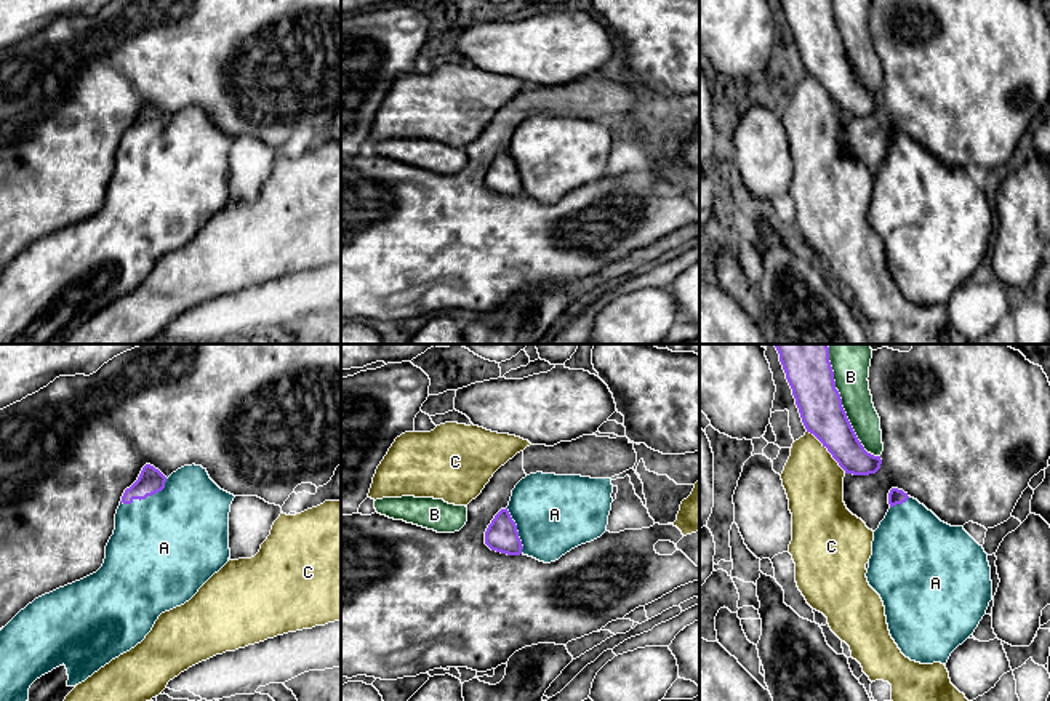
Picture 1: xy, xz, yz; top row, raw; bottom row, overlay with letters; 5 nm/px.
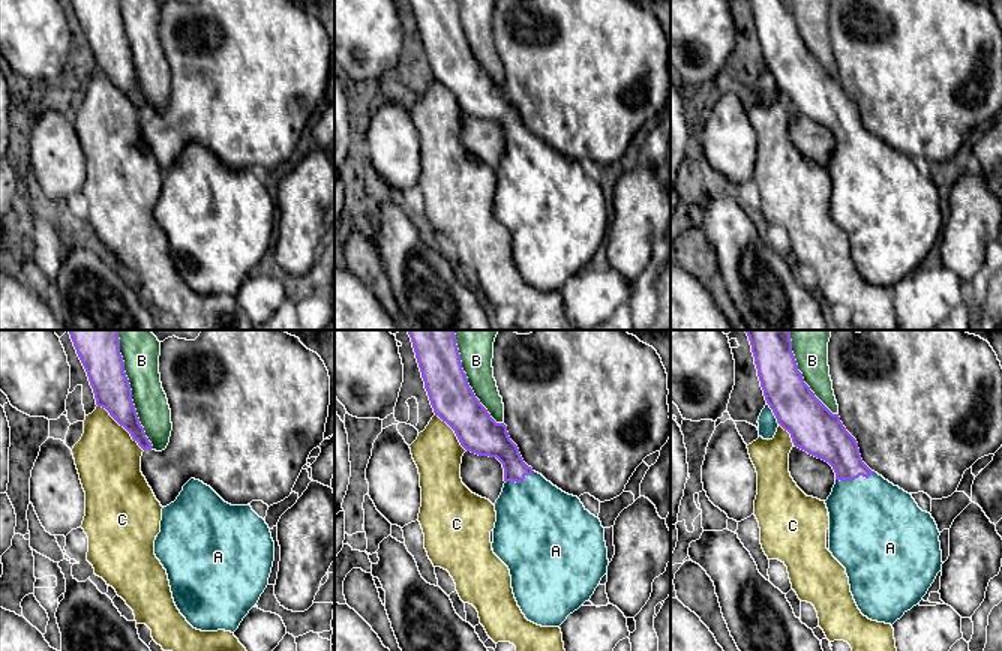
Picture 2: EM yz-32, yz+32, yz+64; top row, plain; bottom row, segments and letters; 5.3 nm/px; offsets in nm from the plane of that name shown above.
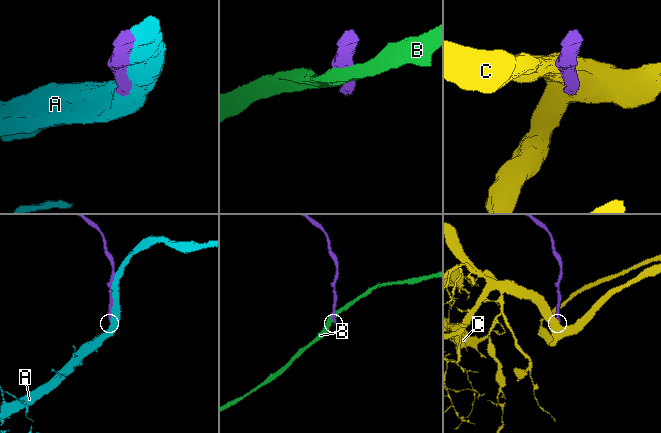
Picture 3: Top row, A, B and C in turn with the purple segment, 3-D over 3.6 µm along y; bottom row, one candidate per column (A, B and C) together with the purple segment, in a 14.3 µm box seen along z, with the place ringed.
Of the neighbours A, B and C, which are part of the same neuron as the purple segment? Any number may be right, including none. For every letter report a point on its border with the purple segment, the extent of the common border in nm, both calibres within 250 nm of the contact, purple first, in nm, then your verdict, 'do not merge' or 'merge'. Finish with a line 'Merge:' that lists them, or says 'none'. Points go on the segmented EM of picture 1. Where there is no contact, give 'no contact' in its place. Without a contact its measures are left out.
A: meets purple in xy at (146, 496); contact 260 nm long; 140 nm thick on the purple side, 480 nm on the other; merge
B: meets purple in yz at (841, 404); contact 650 nm long; 240 nm thick on the purple side, 220 nm on the other; do not merge
C: meets purple in yz at (828, 450); contact 300 nm long; 220 nm thick on the purple side, 300 nm on the other; do not merge
Merge: A

